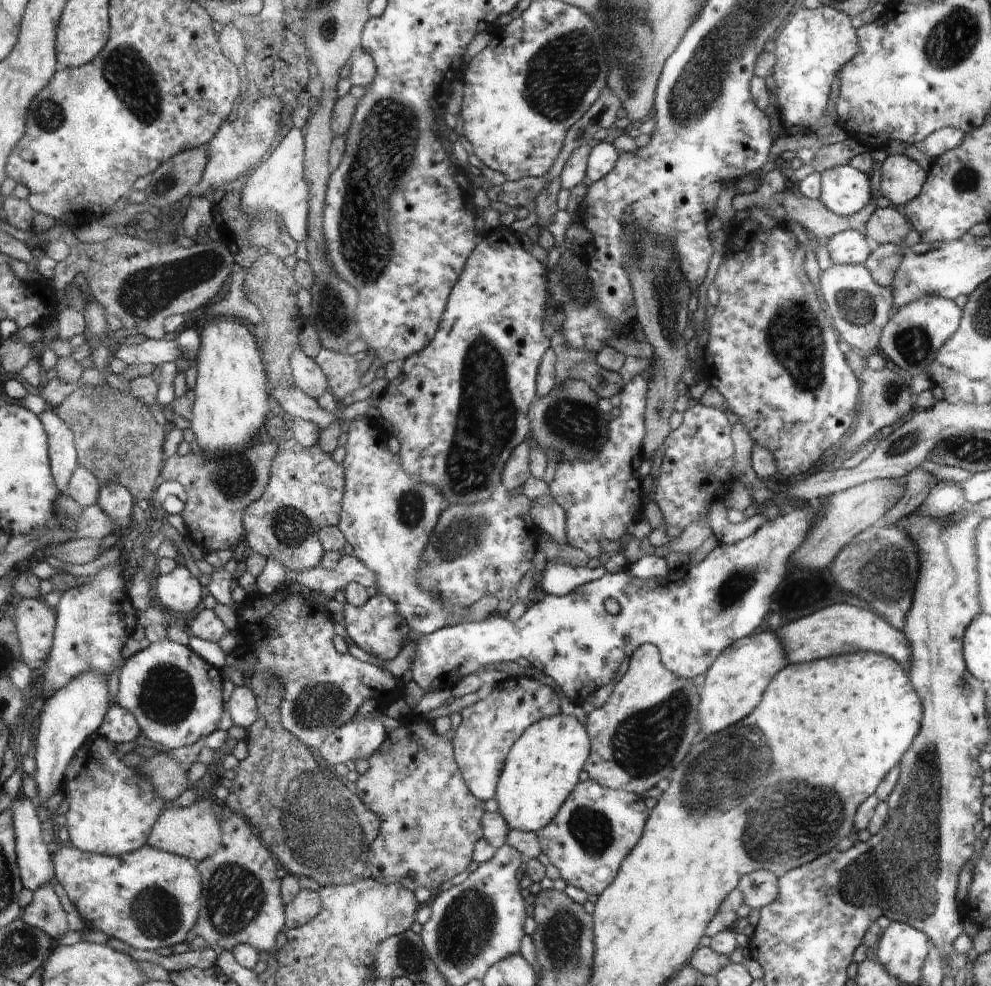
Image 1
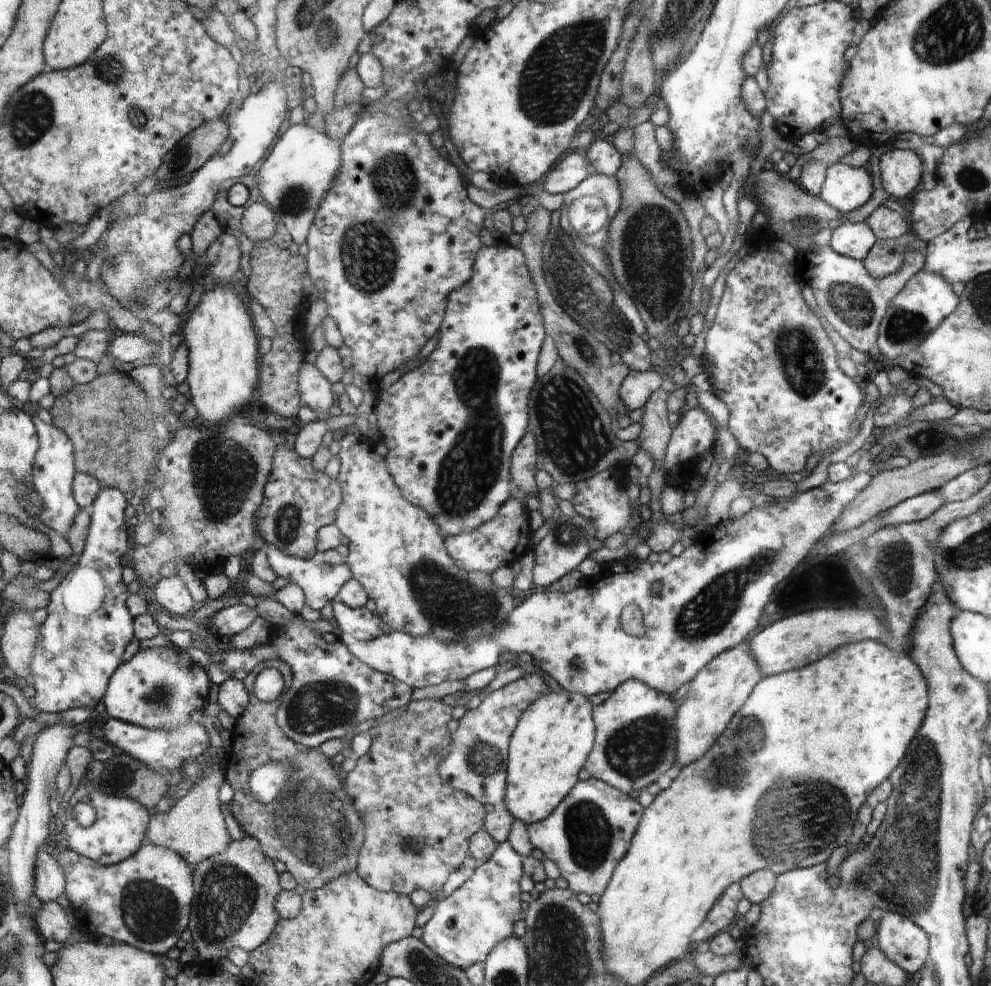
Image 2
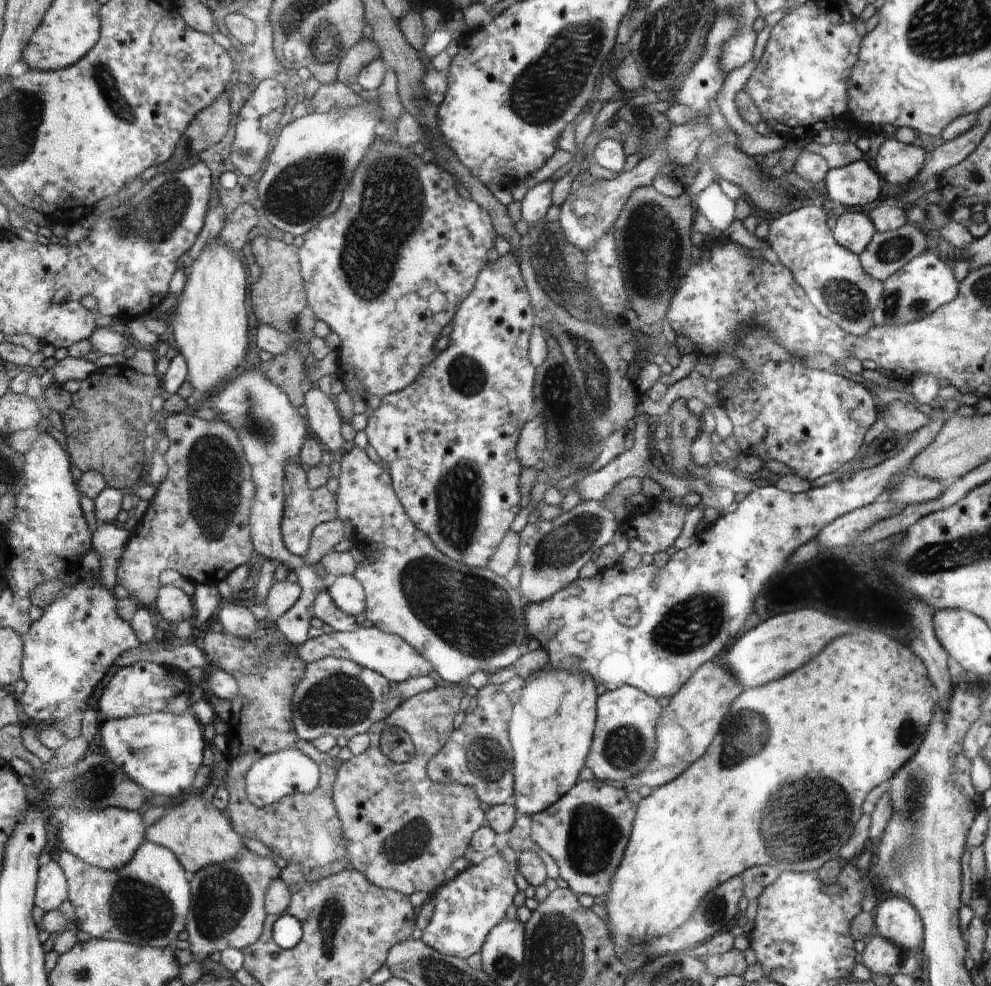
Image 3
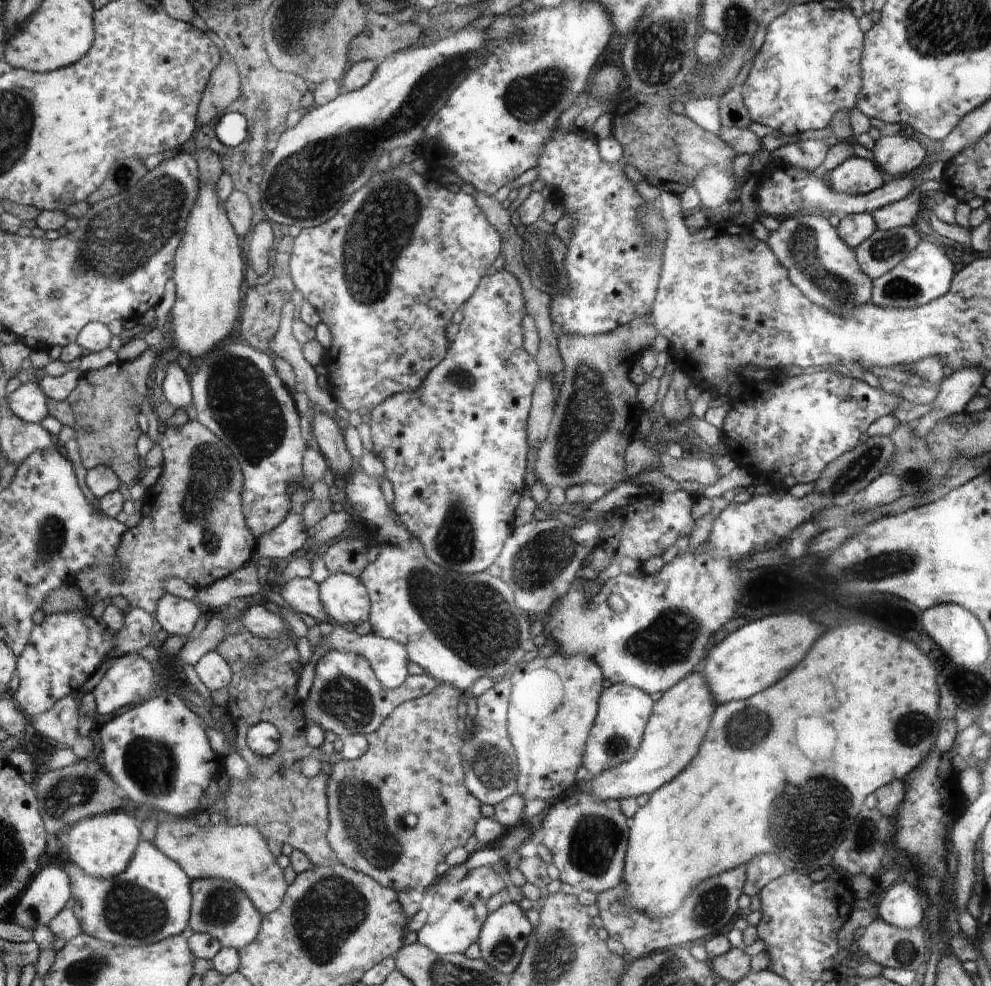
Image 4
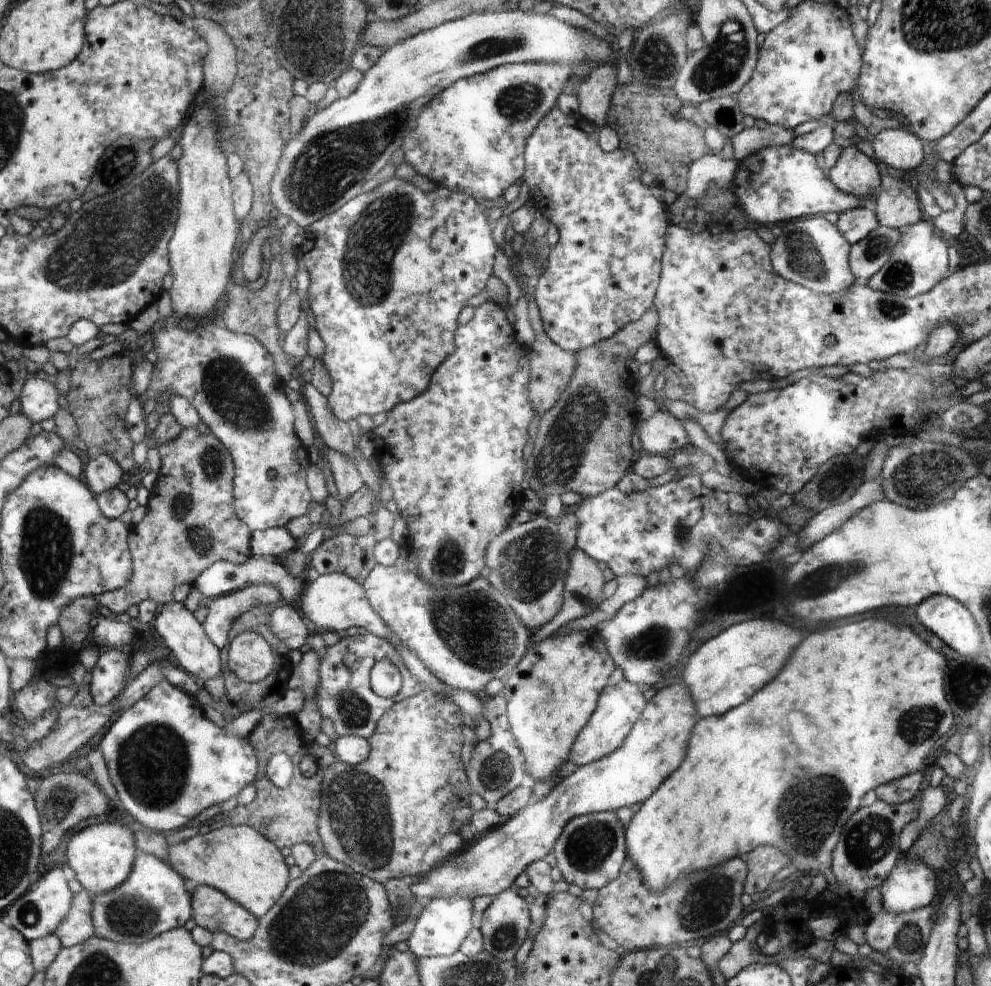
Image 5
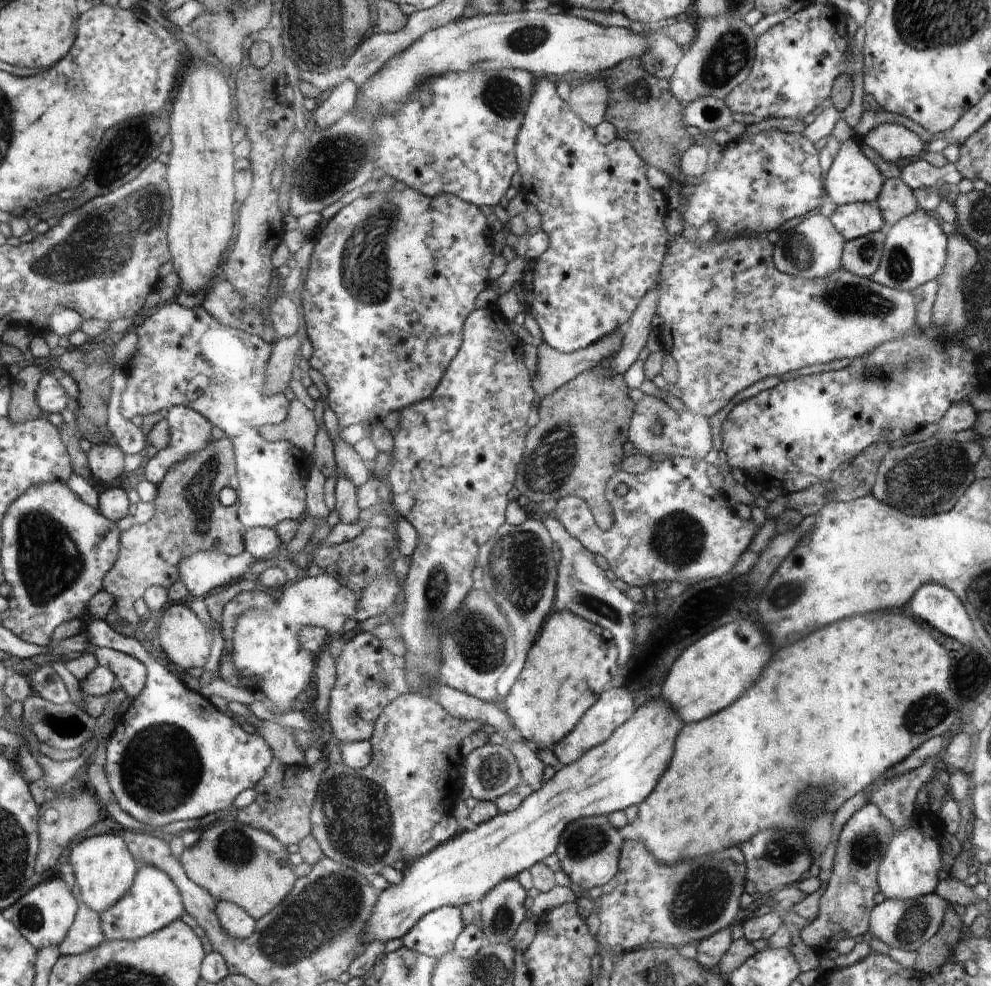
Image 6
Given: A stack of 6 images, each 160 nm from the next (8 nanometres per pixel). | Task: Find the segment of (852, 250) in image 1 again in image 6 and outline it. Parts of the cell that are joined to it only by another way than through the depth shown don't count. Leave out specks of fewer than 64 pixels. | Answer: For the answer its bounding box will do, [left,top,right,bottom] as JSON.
[829,201,887,241]

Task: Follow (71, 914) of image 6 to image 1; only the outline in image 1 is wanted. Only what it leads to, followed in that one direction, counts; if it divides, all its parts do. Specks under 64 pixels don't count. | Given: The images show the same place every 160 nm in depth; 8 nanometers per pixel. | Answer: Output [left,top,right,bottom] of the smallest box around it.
[13,794,52,892]

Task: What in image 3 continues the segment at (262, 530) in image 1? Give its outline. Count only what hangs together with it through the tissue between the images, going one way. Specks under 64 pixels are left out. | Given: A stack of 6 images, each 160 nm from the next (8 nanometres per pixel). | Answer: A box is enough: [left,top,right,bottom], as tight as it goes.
[281,463,337,557]

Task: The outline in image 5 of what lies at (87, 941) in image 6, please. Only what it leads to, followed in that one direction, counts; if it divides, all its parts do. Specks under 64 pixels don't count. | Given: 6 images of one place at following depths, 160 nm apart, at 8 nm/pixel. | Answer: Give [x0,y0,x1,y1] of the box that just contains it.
[56,888,95,948]

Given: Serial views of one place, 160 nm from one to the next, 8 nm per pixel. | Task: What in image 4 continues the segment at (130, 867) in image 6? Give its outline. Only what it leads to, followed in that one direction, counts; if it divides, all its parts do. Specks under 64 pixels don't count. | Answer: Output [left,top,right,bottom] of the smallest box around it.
[65,812,140,878]

